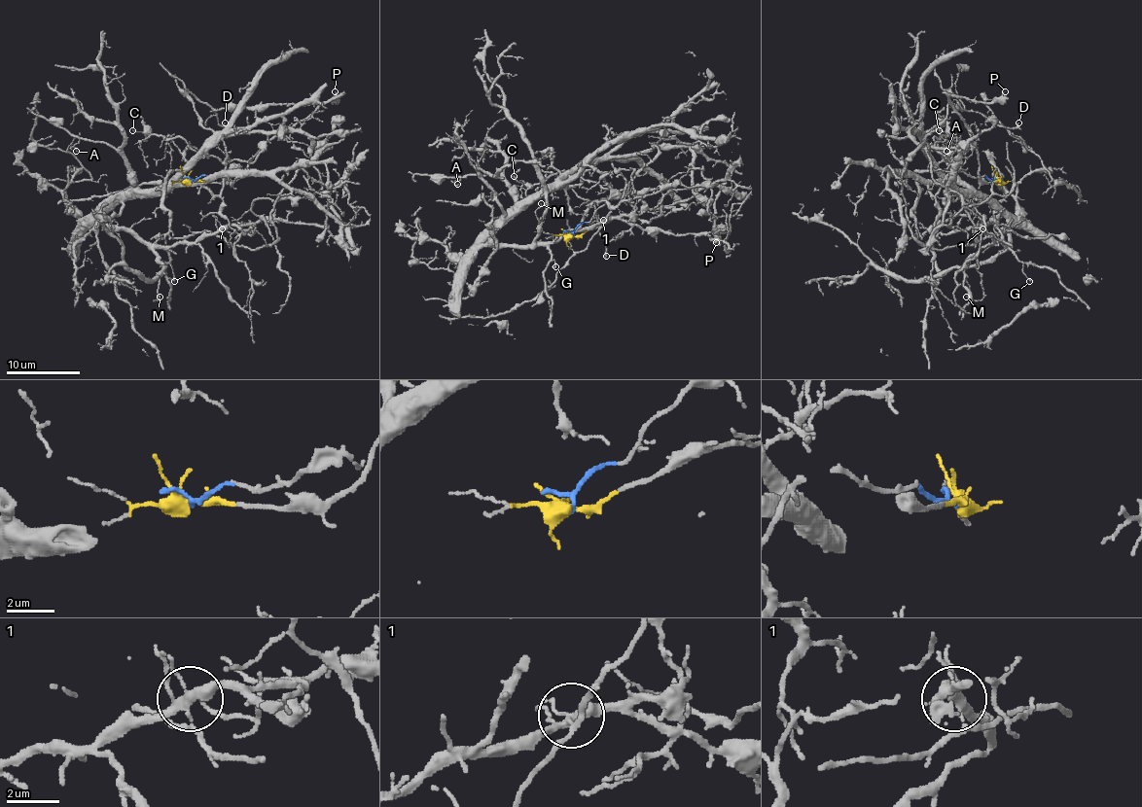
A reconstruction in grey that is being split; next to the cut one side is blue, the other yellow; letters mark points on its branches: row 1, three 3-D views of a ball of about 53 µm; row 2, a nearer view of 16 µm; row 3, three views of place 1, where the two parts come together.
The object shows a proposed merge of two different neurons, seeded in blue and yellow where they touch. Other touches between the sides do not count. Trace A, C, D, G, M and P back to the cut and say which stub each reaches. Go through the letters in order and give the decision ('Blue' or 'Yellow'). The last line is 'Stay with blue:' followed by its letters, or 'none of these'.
A: Blue
C: Yellow
D: Yellow
G: Blue
M: Blue
P: Yellow
Stay with blue: A, G, M

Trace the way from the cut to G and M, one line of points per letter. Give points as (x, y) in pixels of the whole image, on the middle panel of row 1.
G: (573, 233), (610, 196), (602, 172), (621, 174), (634, 209), (563, 231), (549, 247), (556, 267)
M: (573, 233), (610, 196), (602, 172), (624, 178), (630, 213), (563, 231), (554, 241), (538, 243), (541, 204)

